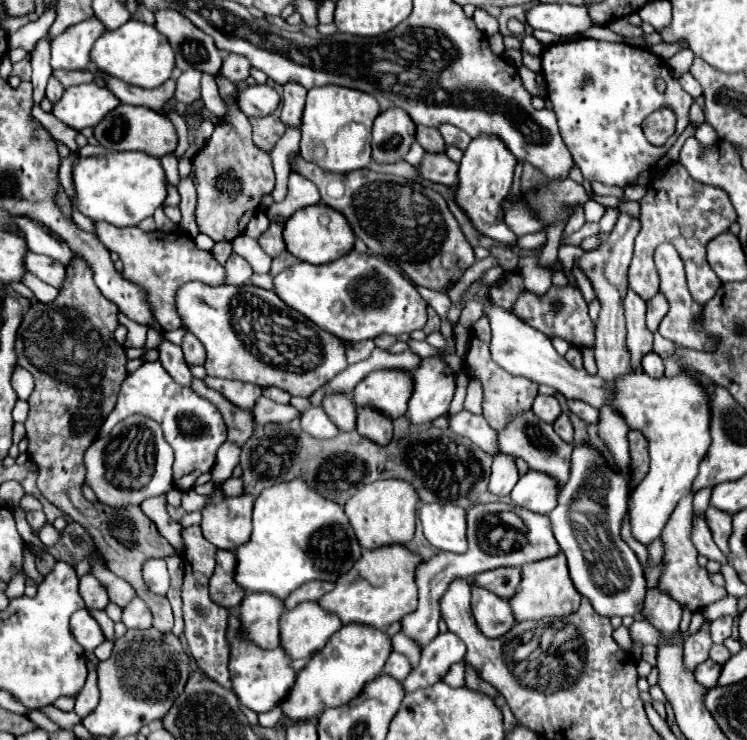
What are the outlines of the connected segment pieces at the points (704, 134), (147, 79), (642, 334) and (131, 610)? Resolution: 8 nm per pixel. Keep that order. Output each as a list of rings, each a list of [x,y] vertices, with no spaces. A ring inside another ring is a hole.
[[[704,122],[695,132],[695,138],[698,140],[703,149],[707,149],[715,145],[718,137],[714,129],[706,122]]]
[[[130,18],[118,30],[104,32],[96,40],[96,44],[92,48],[92,64],[98,70],[124,80],[126,84],[140,86],[140,88],[158,88],[172,76],[172,70],[176,64],[176,54],[174,54],[170,42],[166,40],[166,36],[160,34],[154,26],[148,26],[142,20]]]
[[[628,290],[628,296],[624,298],[624,308],[628,326],[626,348],[630,352],[630,368],[632,372],[638,372],[642,358],[652,352],[654,334],[646,328],[646,302],[640,300],[632,290]]]
[[[136,598],[136,600],[132,600],[132,604],[128,604],[128,608],[124,608],[122,622],[126,624],[126,628],[146,630],[152,626],[152,612],[144,600]]]

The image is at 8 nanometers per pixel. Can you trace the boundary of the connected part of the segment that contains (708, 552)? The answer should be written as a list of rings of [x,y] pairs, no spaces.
[[[694,518],[692,540],[694,540],[694,544],[696,544],[698,554],[702,554],[704,558],[708,558],[708,560],[716,560],[716,562],[718,562],[718,564],[722,564],[722,566],[728,562],[728,560],[726,560],[726,556],[720,552],[720,548],[714,544],[712,534],[708,532],[708,526],[706,526],[704,518],[700,518],[700,520],[696,520],[696,518]]]

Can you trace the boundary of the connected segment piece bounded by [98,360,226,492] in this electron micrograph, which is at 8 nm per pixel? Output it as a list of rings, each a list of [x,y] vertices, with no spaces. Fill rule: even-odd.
[[[144,362],[136,372],[132,372],[120,392],[118,402],[106,422],[100,426],[98,436],[106,436],[120,420],[128,418],[130,414],[142,414],[152,420],[156,420],[162,430],[166,442],[174,450],[174,488],[188,492],[194,486],[194,480],[202,474],[208,474],[216,462],[216,452],[226,440],[226,424],[222,420],[222,414],[214,404],[210,404],[206,398],[198,396],[192,388],[184,388],[172,380],[172,376],[162,368],[162,364],[156,362]],[[194,476],[194,478],[184,478]]]

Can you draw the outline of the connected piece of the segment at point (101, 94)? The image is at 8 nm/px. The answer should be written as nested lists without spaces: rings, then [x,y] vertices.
[[[80,84],[66,88],[64,96],[54,106],[54,116],[74,130],[96,126],[108,112],[112,112],[120,100],[112,96],[108,88],[96,84]]]

